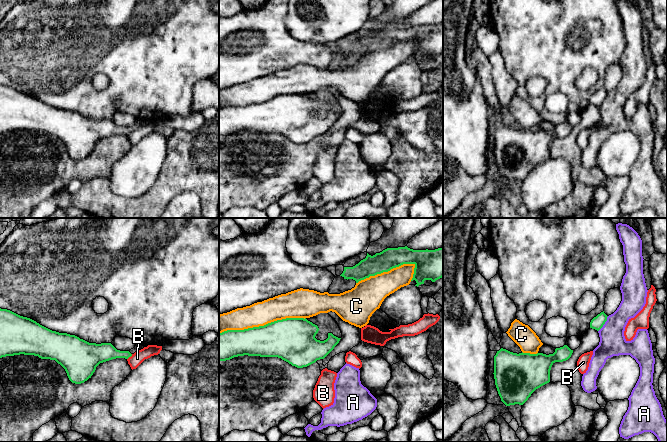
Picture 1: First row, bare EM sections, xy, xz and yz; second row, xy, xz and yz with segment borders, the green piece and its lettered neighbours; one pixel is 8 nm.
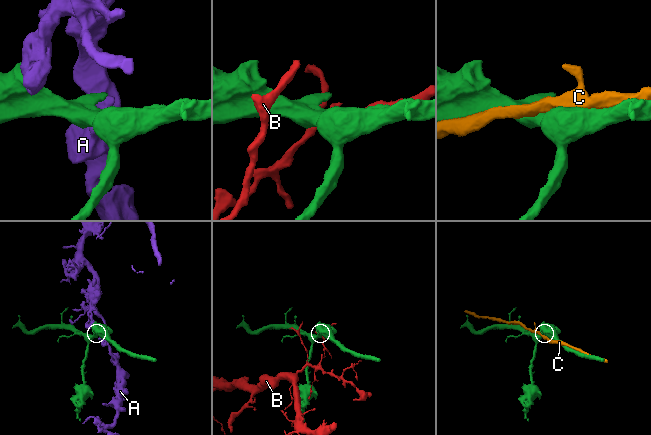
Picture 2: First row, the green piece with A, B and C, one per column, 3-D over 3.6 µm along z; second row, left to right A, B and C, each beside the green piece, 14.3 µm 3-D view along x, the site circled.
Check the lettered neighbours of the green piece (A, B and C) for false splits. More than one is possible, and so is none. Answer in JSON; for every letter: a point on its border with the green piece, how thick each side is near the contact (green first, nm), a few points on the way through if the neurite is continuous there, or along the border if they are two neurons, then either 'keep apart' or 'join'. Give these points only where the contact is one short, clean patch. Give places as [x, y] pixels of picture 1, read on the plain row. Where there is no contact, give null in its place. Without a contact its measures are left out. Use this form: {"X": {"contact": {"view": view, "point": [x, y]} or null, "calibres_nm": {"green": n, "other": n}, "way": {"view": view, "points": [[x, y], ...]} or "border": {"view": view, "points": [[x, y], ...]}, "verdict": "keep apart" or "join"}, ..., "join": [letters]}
{"A": {"contact": {"view": "yz", "point": [604, 99]}, "calibres_nm": {"green": 100, "other": 200}, "verdict": "keep apart"}, "B": {"contact": {"view": "xy", "point": [129, 132]}, "calibres_nm": {"green": 160, "other": 100}, "verdict": "keep apart"}, "C": {"contact": {"view": "xz", "point": [262, 102]}, "calibres_nm": {"green": 340, "other": 200}, "verdict": "keep apart"}, "join": []}

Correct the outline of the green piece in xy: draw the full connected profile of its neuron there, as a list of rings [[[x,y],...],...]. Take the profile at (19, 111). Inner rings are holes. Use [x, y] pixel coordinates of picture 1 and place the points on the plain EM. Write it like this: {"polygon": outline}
{"polygon": [[[0,84],[0,134],[24,130],[55,136],[75,160],[91,154],[100,139],[116,134],[128,135],[144,123],[147,122],[136,120],[129,127],[120,127],[111,119],[89,119]]]}

